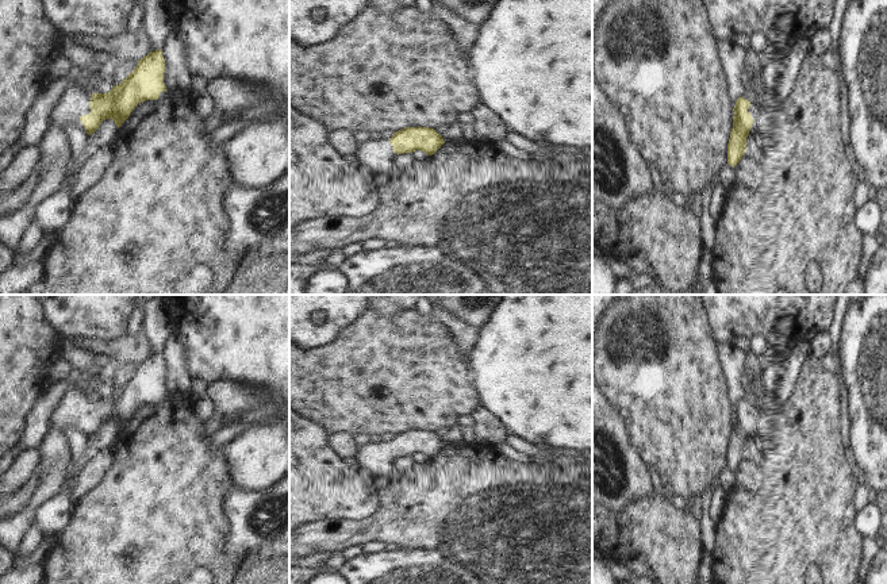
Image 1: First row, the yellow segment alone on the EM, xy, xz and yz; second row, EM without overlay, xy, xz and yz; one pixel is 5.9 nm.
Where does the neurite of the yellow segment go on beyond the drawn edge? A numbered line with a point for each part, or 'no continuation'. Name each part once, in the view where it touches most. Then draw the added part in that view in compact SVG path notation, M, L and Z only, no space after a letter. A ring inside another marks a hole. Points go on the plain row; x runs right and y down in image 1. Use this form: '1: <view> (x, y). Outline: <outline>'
1: xy (73, 406). Outline: M72 372L66 379L68 387L51 414L50 423L54 423L59 430L64 424L72 423L85 433L80 420L91 415L92 396L87 393L88 379L77 372Z

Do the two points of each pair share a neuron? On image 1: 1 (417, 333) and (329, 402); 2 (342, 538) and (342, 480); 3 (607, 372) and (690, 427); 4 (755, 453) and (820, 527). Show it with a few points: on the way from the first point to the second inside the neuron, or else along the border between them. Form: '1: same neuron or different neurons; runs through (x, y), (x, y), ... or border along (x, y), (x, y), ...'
1: same neuron; runs through (395, 354), (369, 380), (350, 384)
2: different neurons; border along (373, 514), (358, 521), (314, 521), (311, 523)
3: same neuron; runs through (628, 372), (669, 412)
4: different neurons; border along (763, 456), (760, 463)

